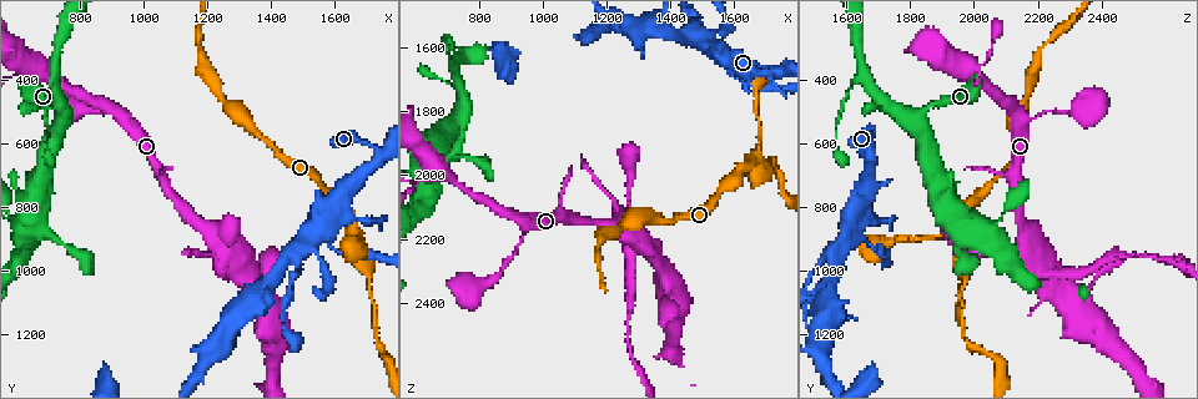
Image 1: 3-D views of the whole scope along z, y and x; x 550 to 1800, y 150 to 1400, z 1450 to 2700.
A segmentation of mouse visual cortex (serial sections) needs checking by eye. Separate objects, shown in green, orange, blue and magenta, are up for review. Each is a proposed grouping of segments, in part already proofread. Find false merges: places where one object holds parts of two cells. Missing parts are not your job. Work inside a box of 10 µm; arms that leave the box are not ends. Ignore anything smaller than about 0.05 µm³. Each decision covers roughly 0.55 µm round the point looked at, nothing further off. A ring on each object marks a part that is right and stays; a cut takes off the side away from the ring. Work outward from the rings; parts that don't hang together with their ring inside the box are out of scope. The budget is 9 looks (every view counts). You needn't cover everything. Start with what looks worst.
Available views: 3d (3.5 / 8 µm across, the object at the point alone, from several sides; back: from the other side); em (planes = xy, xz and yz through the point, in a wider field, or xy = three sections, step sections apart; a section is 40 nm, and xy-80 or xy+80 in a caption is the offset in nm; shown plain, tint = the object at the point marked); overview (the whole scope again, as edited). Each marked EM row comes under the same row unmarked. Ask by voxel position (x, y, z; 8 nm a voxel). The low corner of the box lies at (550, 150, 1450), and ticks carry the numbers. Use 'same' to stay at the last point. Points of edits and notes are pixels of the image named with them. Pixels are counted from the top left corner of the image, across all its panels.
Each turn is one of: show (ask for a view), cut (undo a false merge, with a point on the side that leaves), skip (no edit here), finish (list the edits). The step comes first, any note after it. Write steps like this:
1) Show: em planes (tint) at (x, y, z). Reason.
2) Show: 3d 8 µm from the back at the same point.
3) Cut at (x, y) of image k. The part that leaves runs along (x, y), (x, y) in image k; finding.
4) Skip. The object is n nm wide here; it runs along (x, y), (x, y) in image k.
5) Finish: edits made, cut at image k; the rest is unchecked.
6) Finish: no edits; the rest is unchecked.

Show: 3d 8 µm at (1660, 890, 1940). A fork.

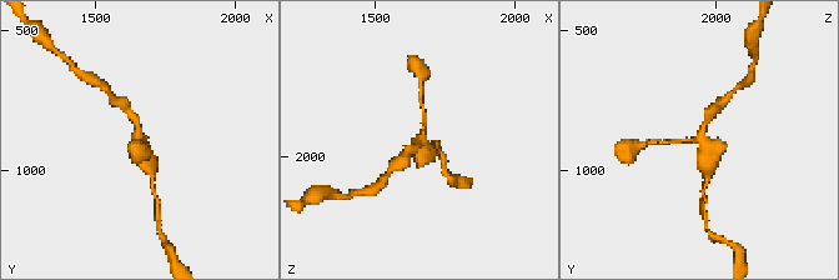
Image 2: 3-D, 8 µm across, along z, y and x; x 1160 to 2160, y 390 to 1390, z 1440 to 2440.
Show: 3d 3.5 µm at the same point. Closer look.

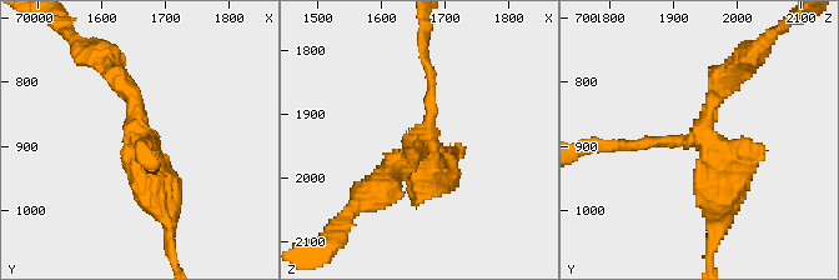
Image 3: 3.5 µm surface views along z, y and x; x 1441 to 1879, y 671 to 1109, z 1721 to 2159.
Skip. It runs along (106, 68), (134, 98), (160, 209) in image 3; all the same cell.

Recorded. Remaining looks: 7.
Show: em xy step 3 (tint) at (710, 390, 1650). Sharp bend.

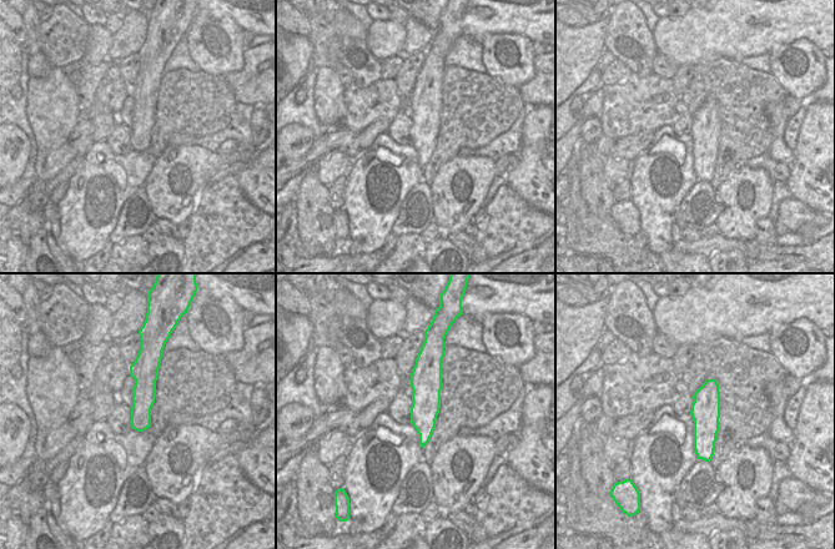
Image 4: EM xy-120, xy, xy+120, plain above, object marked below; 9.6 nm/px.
Show: 3d 3.5 µm at the same point. Wider look.

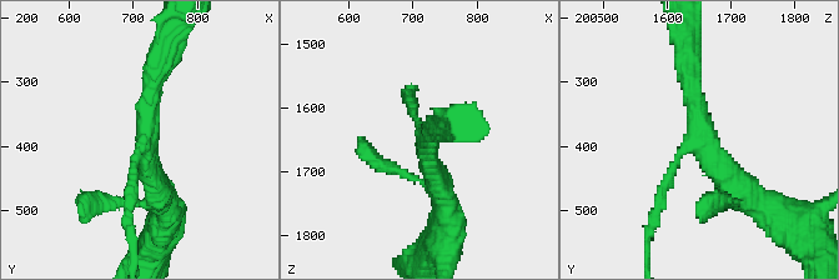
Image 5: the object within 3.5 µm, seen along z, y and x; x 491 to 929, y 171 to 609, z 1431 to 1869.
Skip. The object is 280 nm wide here; it runs along (754, 199), (701, 141), (691, 65) in image 5; all the same cell.

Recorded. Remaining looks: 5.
Show: 3d 8 µm at (1720, 670, 1680). Three-way junction.

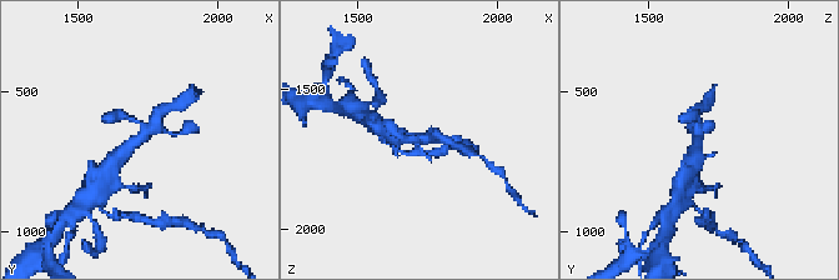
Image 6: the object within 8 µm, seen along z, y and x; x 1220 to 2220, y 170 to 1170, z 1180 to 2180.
Show: 3d 3.5 µm at the same point.

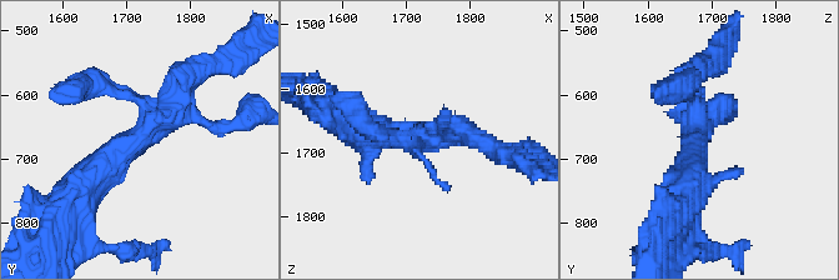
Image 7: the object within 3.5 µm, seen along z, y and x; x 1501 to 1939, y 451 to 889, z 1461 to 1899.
Skip. The arms are 100, 300, 400 nm wide; it runs along (103, 85), (134, 96), (149, 128), (73, 196) in image 7; all the same cell.

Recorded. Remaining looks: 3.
Show: 3d 8 µm from the back at (1480, 940, 1560). Looks like a crossing.

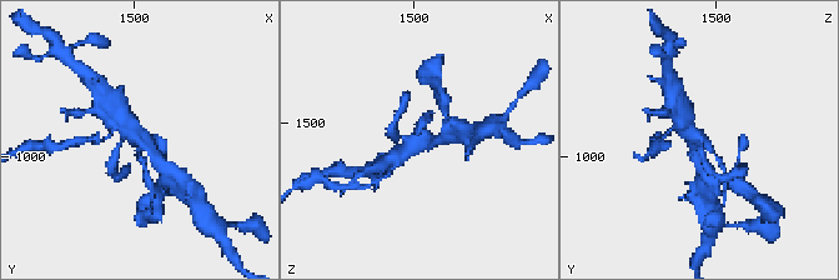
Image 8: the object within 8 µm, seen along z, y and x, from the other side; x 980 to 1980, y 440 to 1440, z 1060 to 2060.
Show: em planes (tint) at the same point. 4 arms meet here; the arms are 150, 150, 300, 400 nm wide.

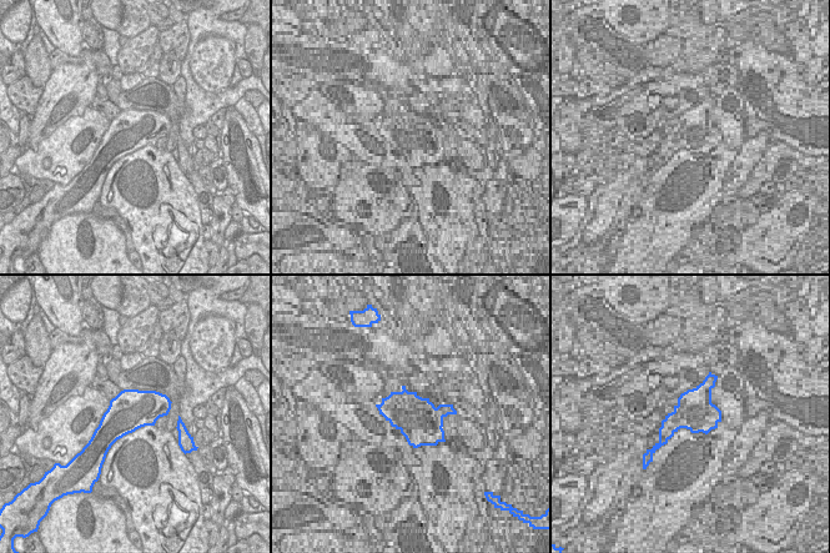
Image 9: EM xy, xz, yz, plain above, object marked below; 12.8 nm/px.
Skip. Continuous, no second cell.

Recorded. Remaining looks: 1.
Finish: no edits; the rest is unchecked.

